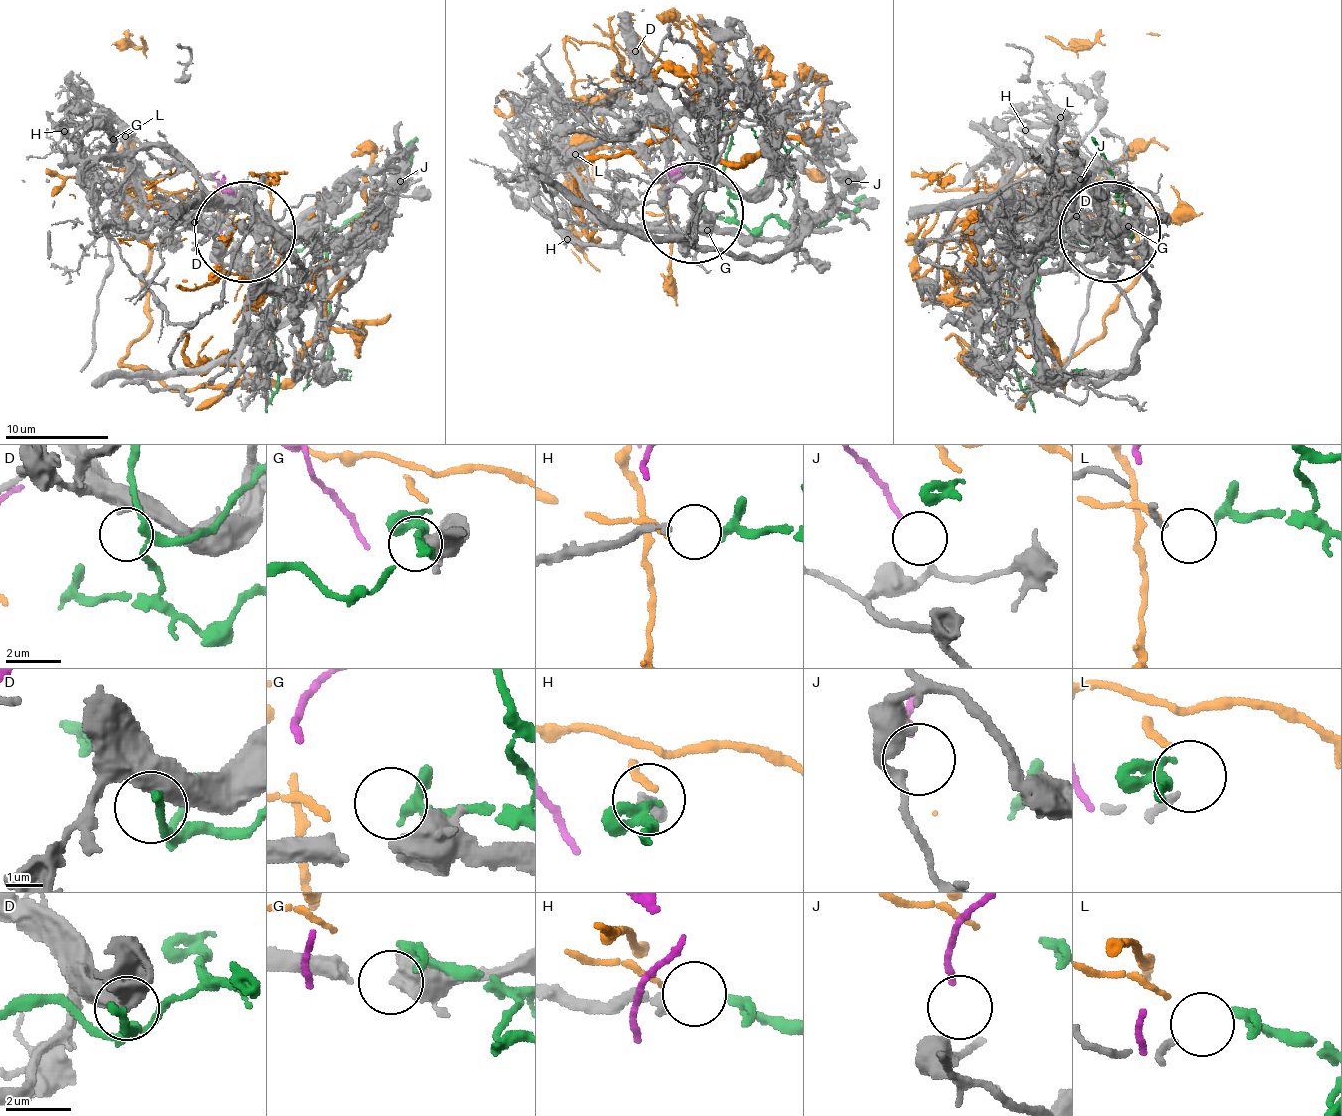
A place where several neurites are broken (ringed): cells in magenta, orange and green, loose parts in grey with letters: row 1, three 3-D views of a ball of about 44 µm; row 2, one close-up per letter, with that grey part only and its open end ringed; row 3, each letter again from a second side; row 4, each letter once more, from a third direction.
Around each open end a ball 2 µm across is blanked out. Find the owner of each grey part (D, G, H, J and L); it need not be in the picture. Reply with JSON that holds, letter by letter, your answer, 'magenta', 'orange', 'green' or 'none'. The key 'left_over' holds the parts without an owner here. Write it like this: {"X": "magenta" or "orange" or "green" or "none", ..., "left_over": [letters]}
{"D": "none", "G": "none", "H": "green", "J": "magenta", "L": "none", "left_over": ["D", "G", "L"]}

